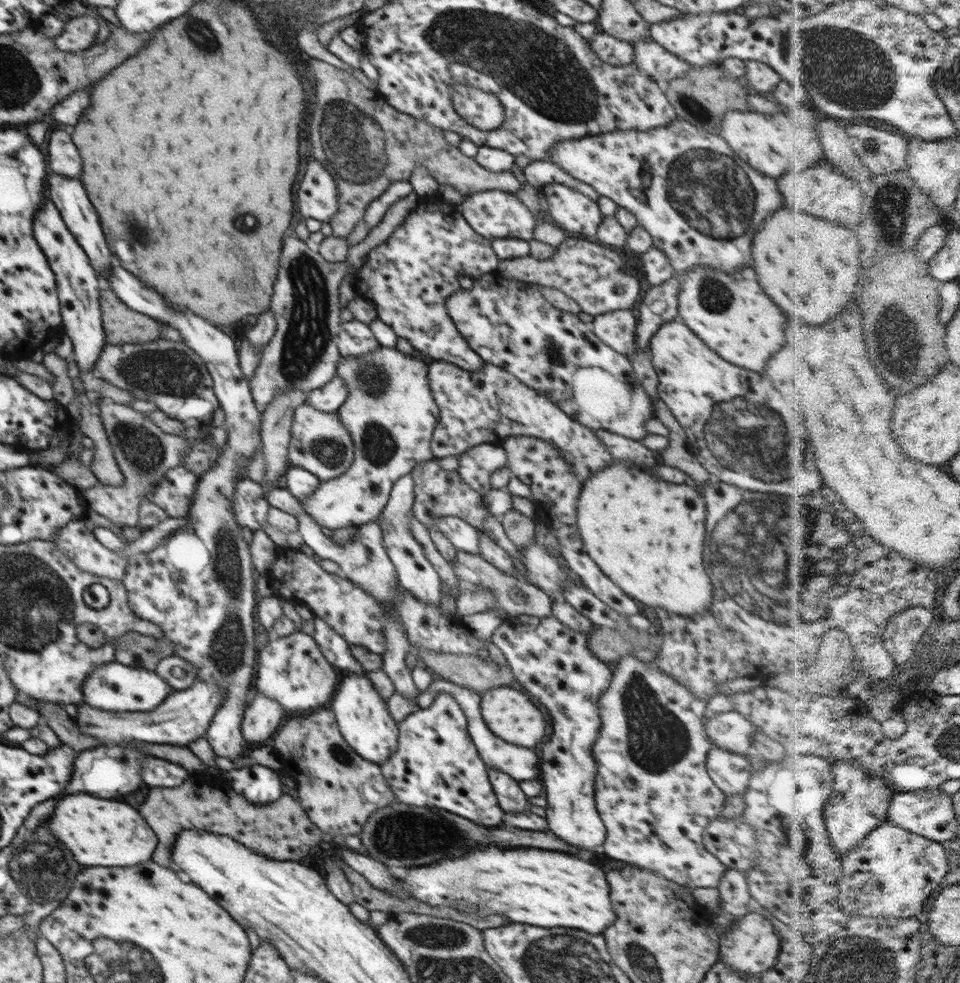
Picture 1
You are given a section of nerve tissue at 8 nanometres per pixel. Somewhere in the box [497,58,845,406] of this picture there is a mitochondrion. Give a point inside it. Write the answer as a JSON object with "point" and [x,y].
{"point":[704,186]}

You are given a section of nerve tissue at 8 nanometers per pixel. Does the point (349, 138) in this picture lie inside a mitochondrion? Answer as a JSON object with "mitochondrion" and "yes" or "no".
{"mitochondrion":"yes"}

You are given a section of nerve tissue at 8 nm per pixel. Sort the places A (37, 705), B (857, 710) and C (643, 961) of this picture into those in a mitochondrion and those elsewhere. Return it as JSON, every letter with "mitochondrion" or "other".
{"A":"other","B":"other","C":"mitochondrion"}

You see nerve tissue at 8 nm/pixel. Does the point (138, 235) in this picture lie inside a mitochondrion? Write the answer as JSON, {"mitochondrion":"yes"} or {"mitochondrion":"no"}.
{"mitochondrion":"yes"}

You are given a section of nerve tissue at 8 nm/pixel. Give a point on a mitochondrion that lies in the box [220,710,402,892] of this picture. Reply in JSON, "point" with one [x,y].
{"point":[338,752]}

